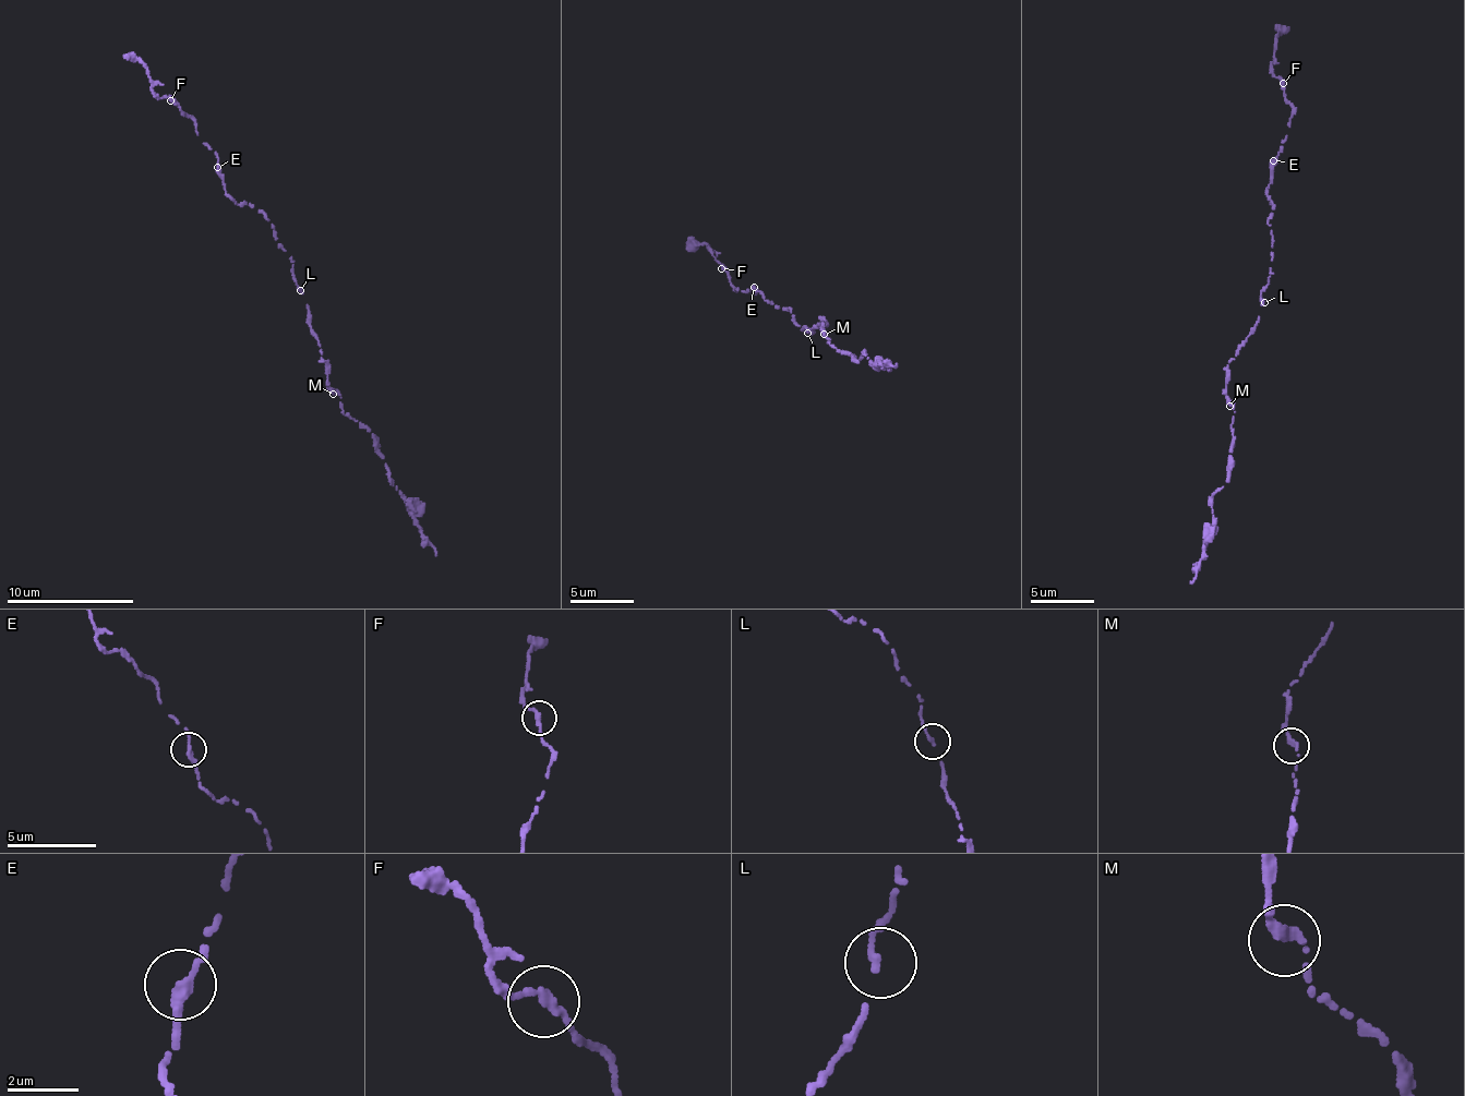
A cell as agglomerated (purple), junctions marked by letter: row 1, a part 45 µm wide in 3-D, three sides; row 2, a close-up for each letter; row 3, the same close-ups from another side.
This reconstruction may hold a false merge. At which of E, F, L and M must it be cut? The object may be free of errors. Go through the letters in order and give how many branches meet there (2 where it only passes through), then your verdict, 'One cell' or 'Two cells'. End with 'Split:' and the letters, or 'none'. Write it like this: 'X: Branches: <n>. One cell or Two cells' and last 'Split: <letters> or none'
E: Branches: 2. One cell
F: Branches: 2. One cell
L: Branches: 2. One cell
M: Branches: 2. One cell
Split: none

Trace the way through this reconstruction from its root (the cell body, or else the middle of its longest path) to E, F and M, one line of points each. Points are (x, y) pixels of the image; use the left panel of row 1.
E: (300, 291), (292, 261), (279, 244), (273, 224), (260, 212), (232, 200), (224, 187), (224, 173), (217, 167)
F: (300, 291), (273, 224), (232, 200), (218, 157), (170, 100)
M: (300, 291), (309, 311), (308, 321), (321, 347), (327, 389), (333, 395)

